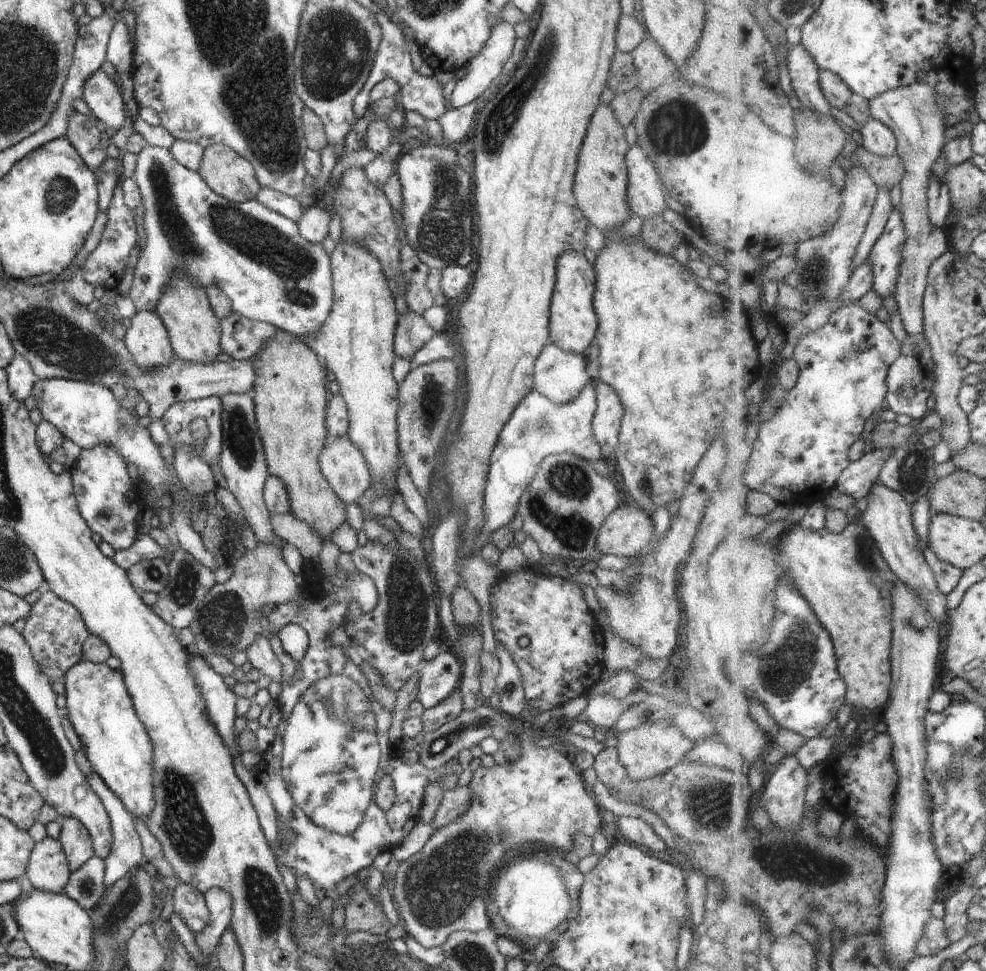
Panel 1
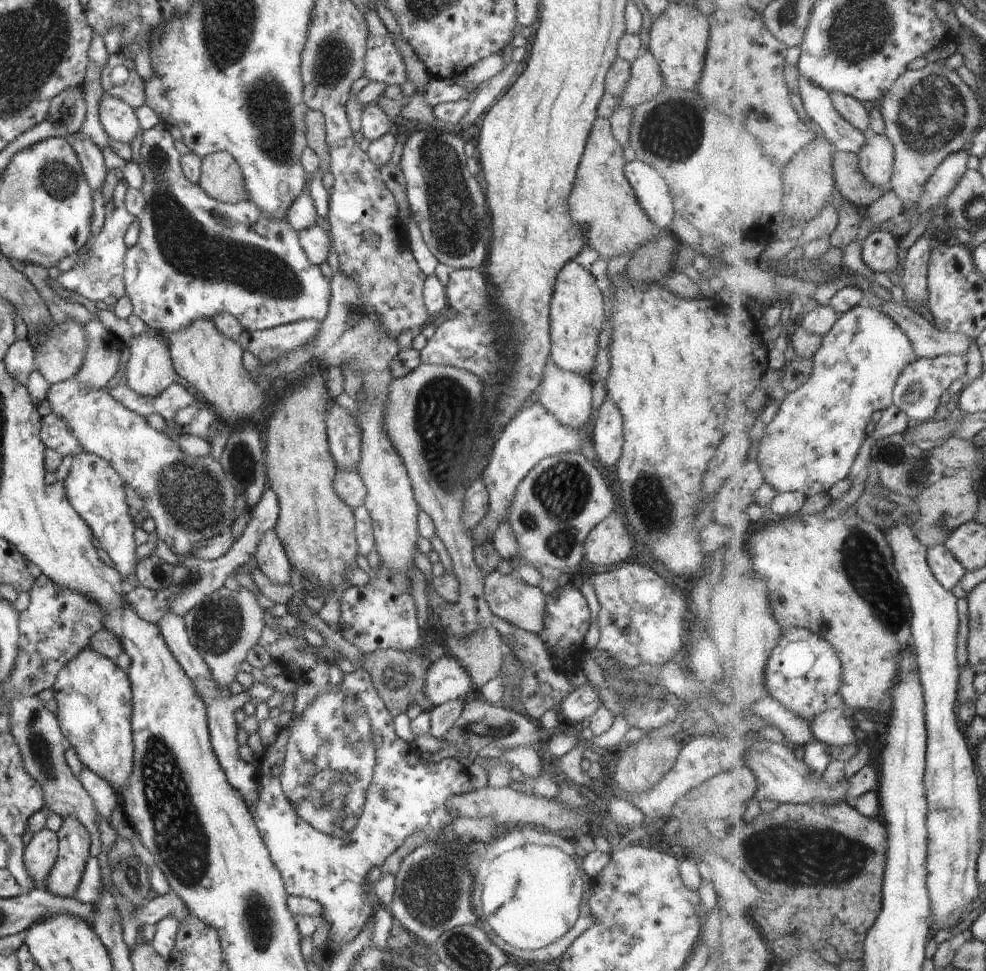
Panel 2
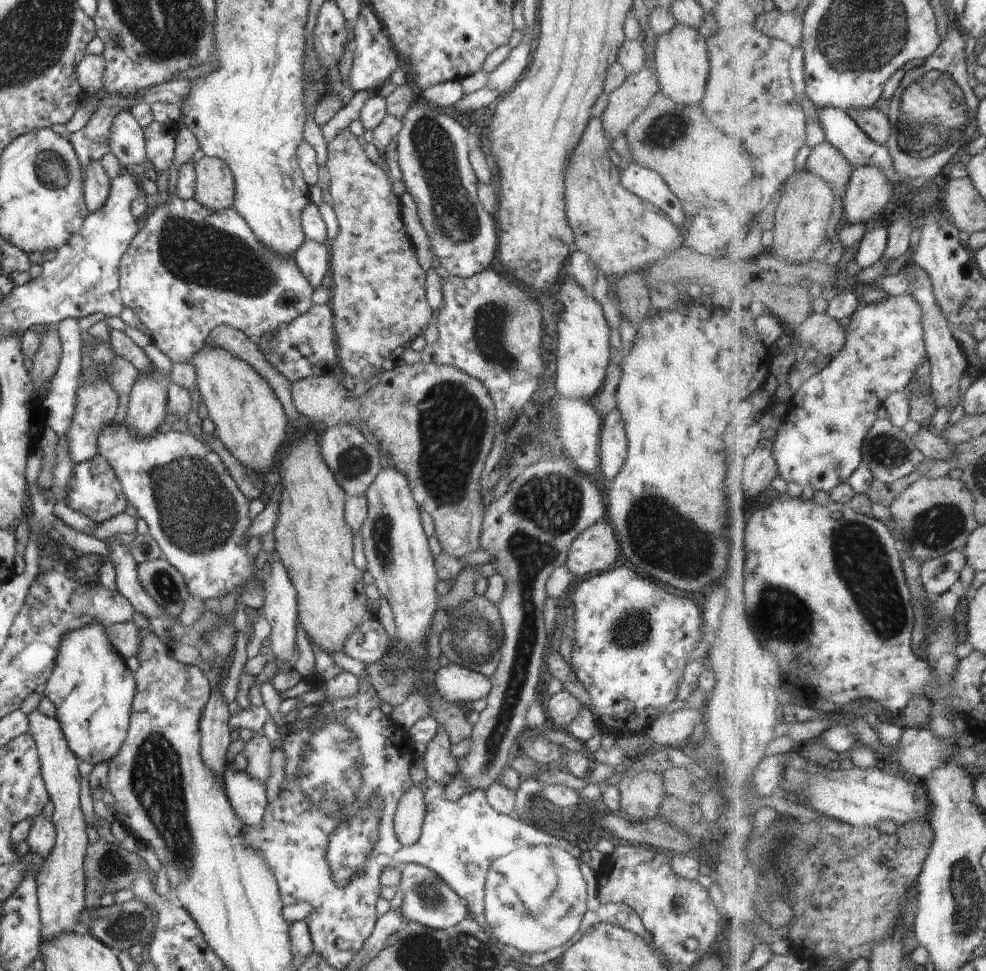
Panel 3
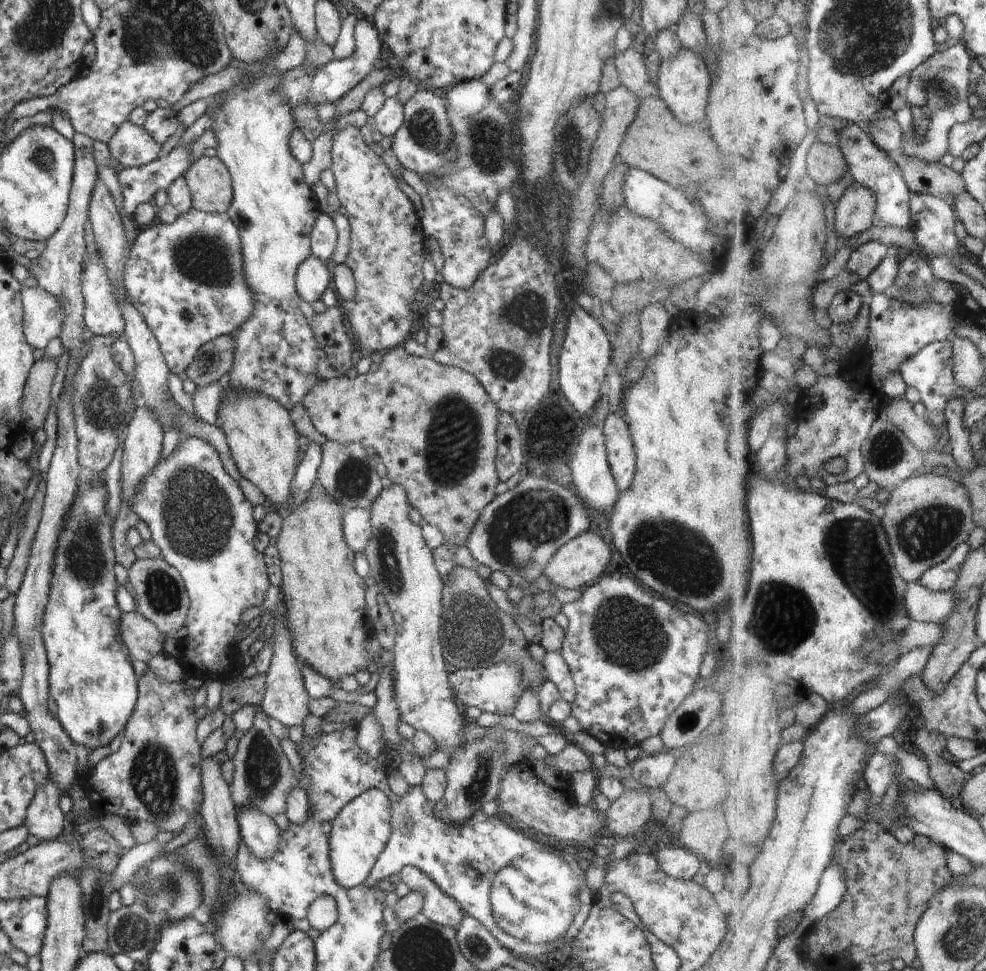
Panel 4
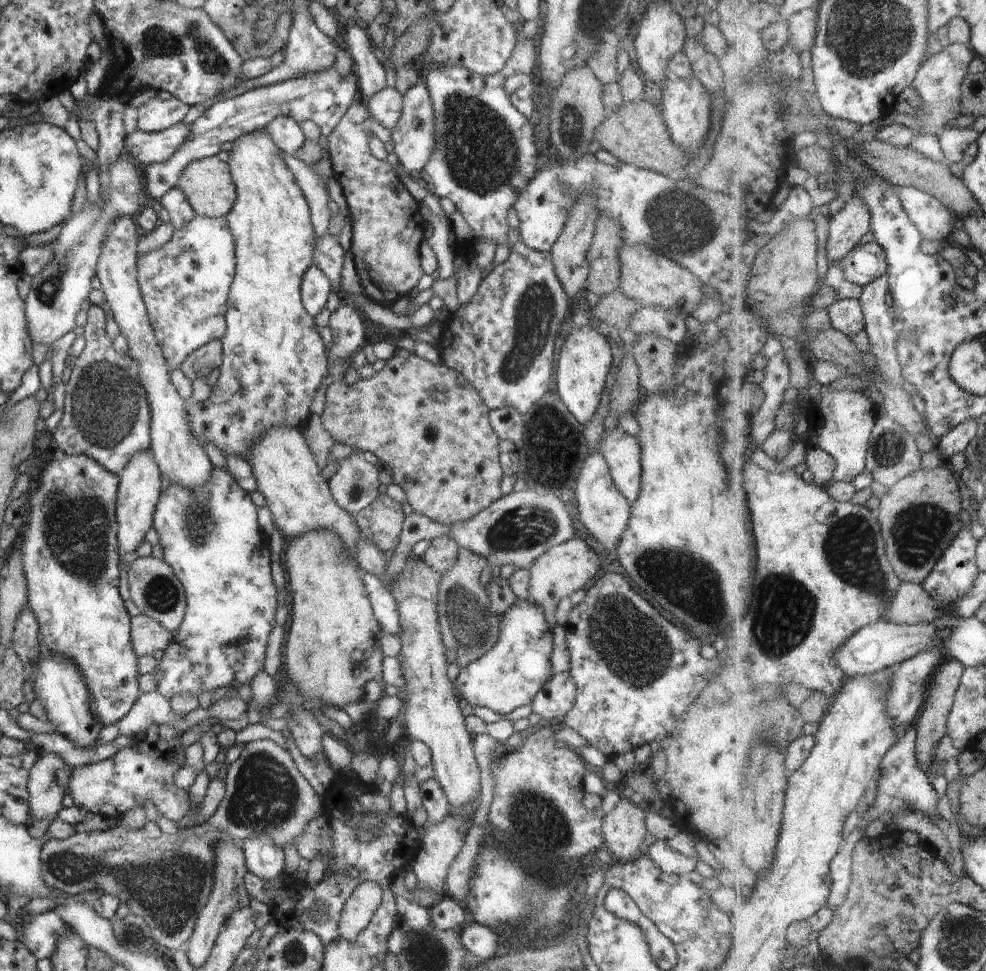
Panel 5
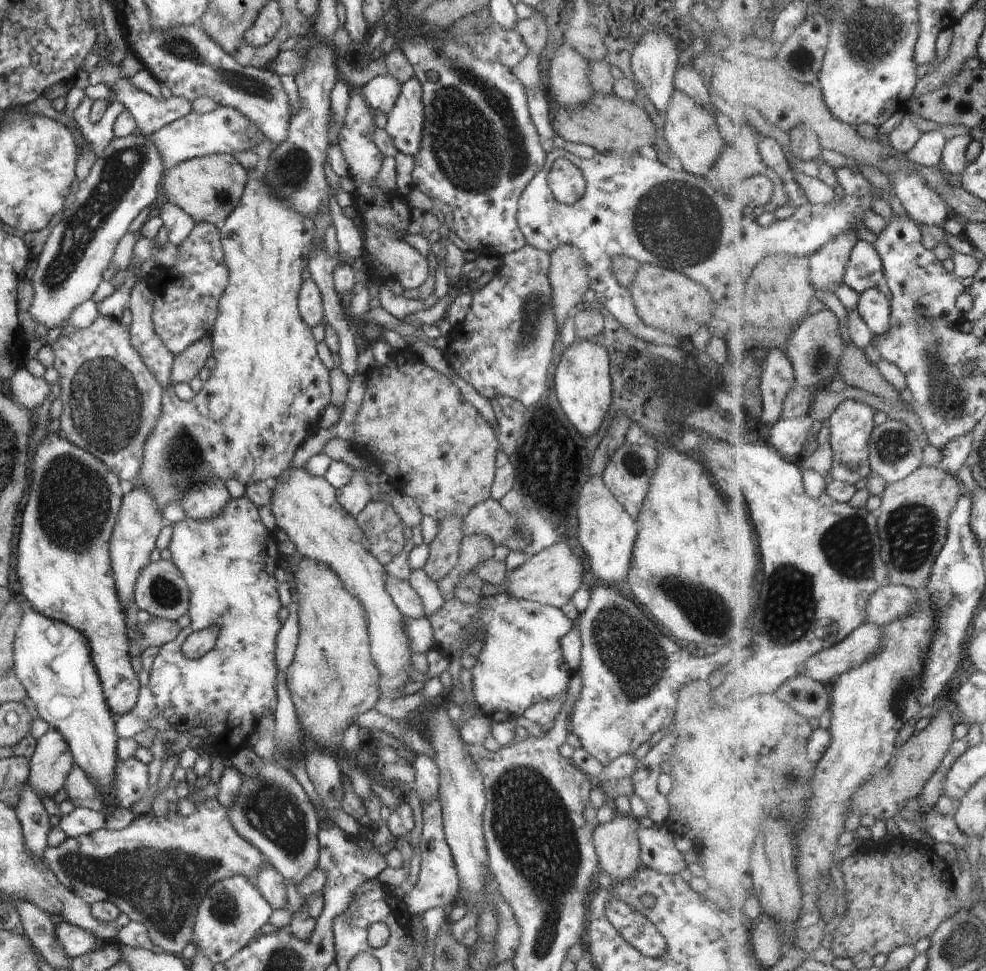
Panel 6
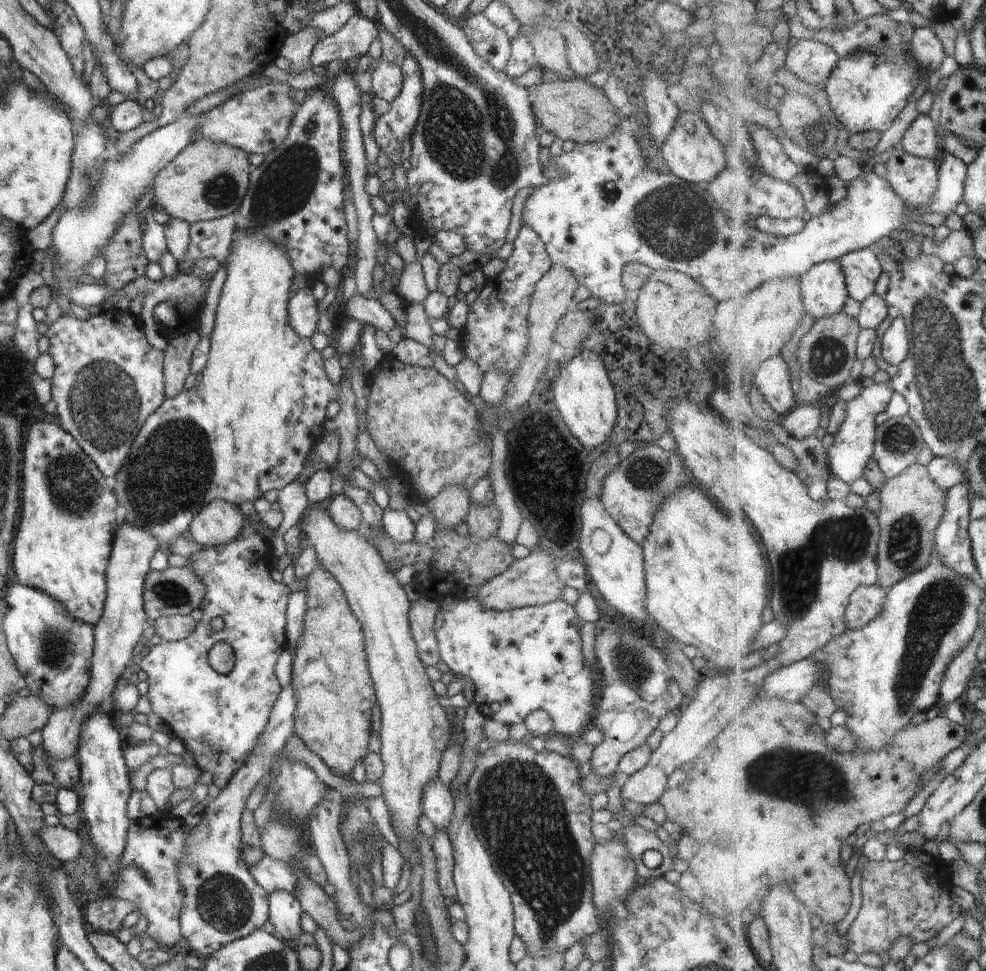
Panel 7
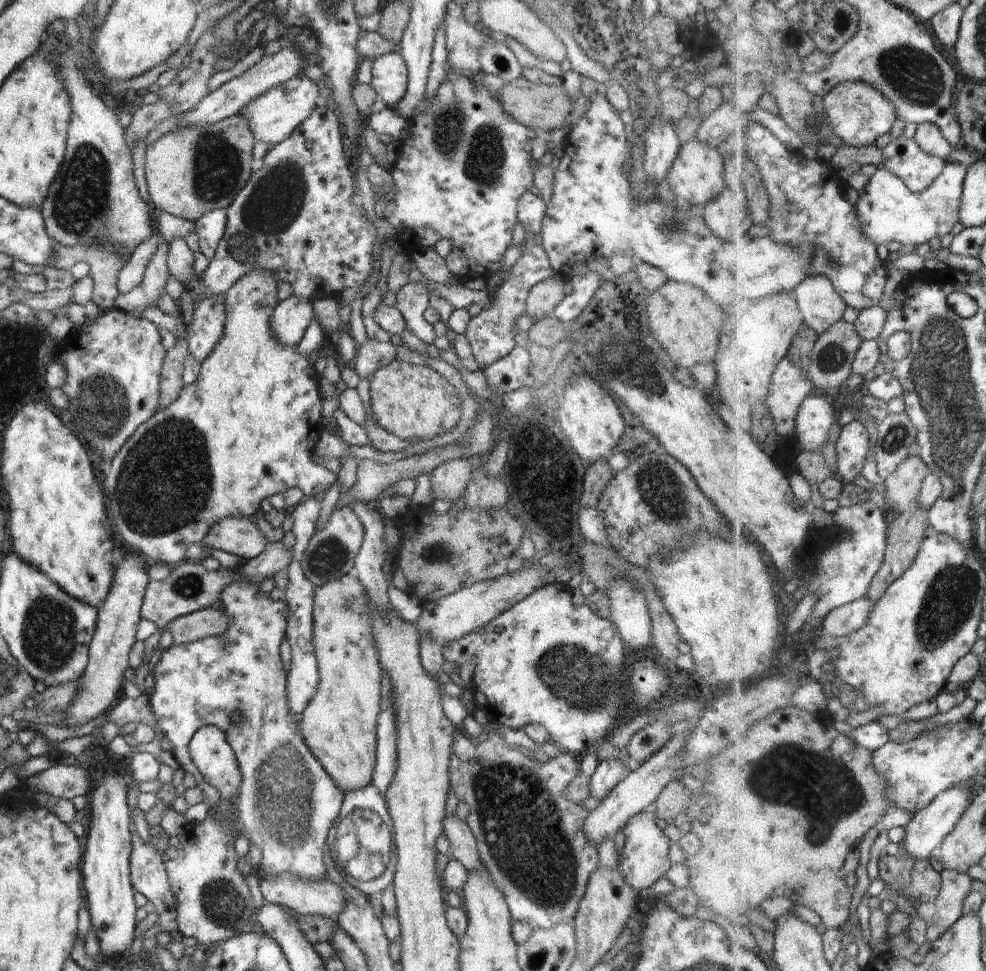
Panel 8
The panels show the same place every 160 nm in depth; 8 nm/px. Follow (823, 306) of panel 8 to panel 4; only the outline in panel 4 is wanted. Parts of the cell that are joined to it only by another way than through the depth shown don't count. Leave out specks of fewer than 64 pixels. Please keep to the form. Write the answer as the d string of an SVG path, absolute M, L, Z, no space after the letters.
M856 182L848 189L837 206L836 228L847 243L879 224L879 198L877 192Z

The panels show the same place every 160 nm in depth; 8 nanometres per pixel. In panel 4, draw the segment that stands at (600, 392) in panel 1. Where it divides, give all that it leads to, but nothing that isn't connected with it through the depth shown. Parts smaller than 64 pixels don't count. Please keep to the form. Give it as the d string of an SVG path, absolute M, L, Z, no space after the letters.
M610 414L603 423L607 461L619 492L624 492L634 478L636 453L623 416Z

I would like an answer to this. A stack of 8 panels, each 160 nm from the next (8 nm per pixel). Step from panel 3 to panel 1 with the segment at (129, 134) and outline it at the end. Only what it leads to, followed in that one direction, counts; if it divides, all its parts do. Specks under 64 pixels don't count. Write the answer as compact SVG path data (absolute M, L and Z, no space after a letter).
M101 68L89 74L81 97L100 124L114 130L122 128L128 111L116 83Z

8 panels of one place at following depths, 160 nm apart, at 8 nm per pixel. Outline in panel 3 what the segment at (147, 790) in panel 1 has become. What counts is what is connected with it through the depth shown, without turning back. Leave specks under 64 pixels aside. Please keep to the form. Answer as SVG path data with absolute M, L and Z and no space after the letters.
M91 624L67 633L58 649L54 670L42 691L56 708L55 718L65 734L68 748L80 760L94 766L110 762L121 749L135 695L134 672L110 644L105 628Z

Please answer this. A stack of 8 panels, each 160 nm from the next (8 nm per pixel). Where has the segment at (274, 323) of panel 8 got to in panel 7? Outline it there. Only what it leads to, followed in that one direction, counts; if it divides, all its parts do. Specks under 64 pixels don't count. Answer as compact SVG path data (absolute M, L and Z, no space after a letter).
M308 286L298 290L288 302L288 322L300 338L310 339L317 330L319 290Z

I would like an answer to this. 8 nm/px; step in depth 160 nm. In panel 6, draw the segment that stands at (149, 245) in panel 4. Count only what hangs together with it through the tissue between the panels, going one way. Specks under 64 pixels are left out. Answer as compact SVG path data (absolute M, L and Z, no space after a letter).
M196 223L176 247L178 260L174 266L160 266L160 280L147 282L154 293L151 314L154 330L174 357L184 352L188 345L211 336L220 297L229 283L219 229L220 226L212 223Z

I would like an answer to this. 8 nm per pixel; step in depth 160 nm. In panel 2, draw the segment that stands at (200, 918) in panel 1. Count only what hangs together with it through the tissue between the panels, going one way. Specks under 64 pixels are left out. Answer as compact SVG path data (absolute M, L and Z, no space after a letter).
M175 892L157 895L142 906L136 907L134 912L137 927L156 924L166 917L174 917L180 924L189 914L186 905Z

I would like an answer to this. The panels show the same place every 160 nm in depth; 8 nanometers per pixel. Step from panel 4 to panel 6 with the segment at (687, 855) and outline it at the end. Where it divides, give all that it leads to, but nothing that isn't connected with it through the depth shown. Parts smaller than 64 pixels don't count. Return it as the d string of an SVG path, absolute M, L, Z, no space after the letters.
M665 825L651 829L640 826L638 840L642 865L667 875L678 875L682 872L689 861L675 847L673 837L674 833Z

